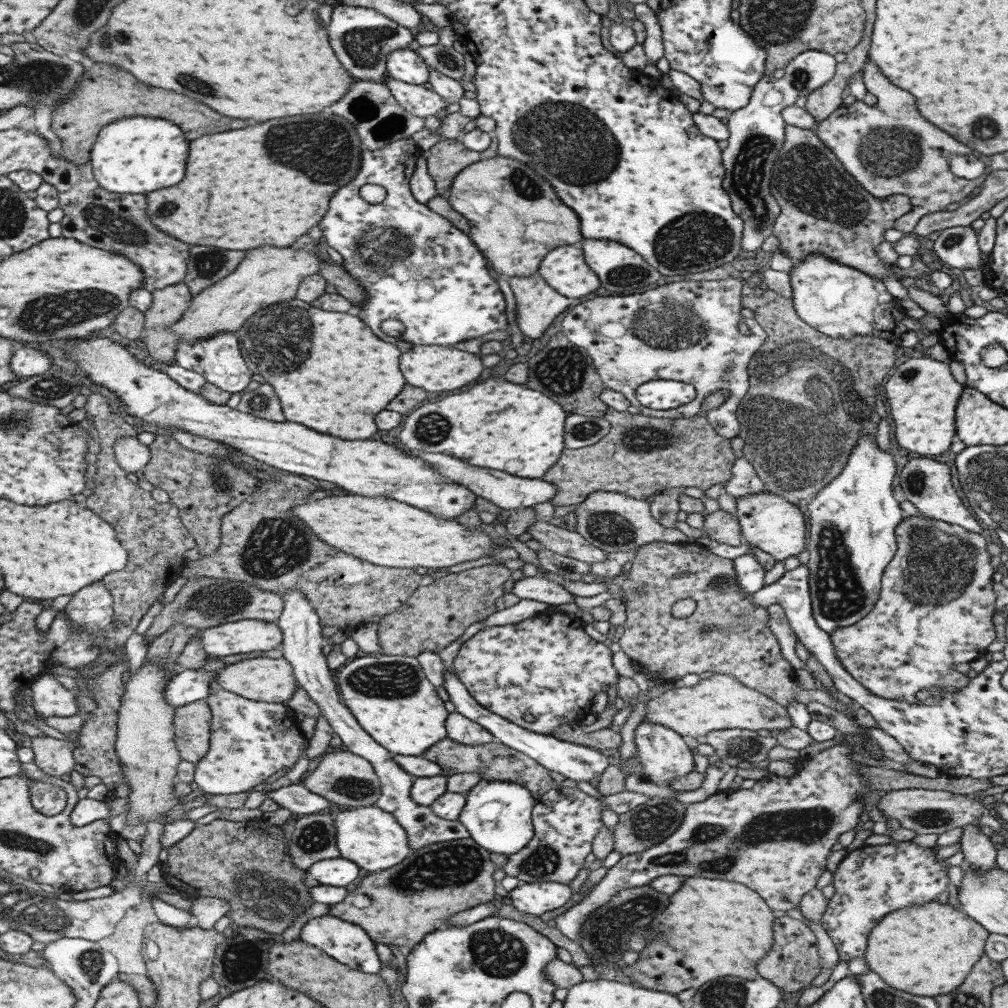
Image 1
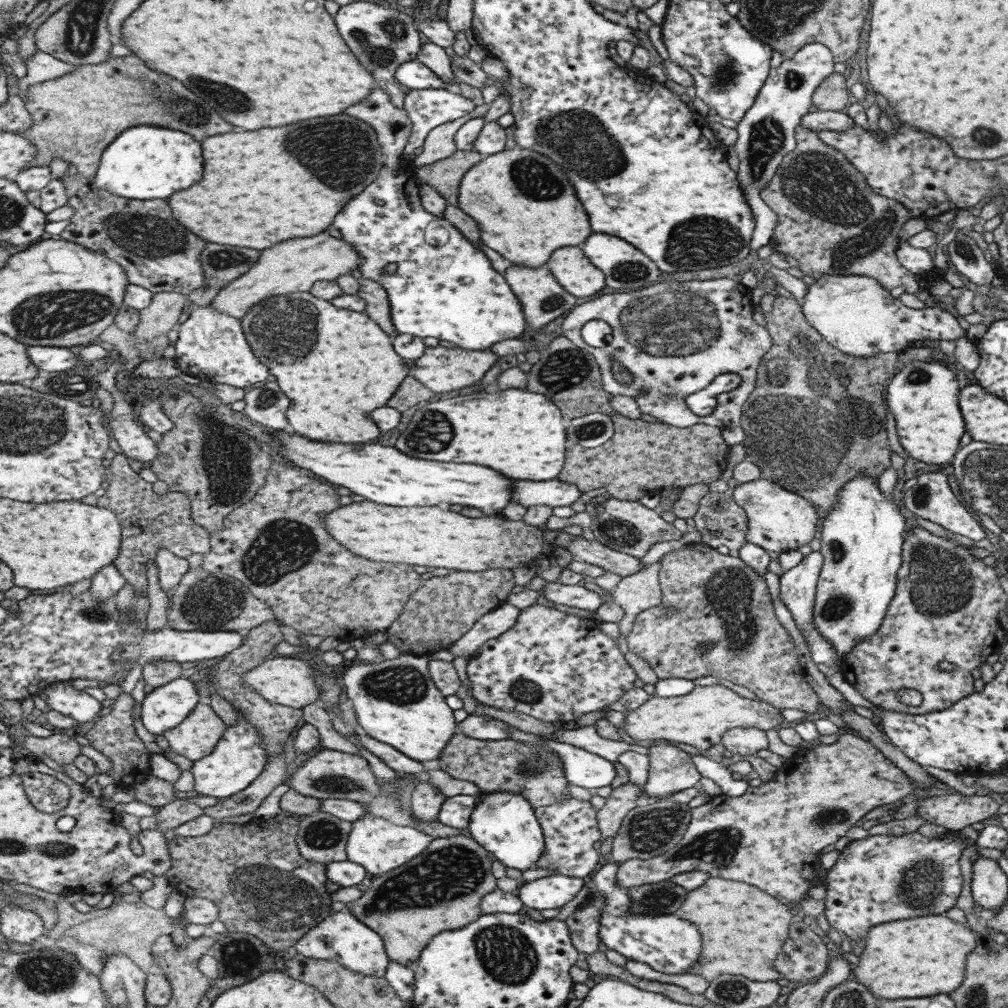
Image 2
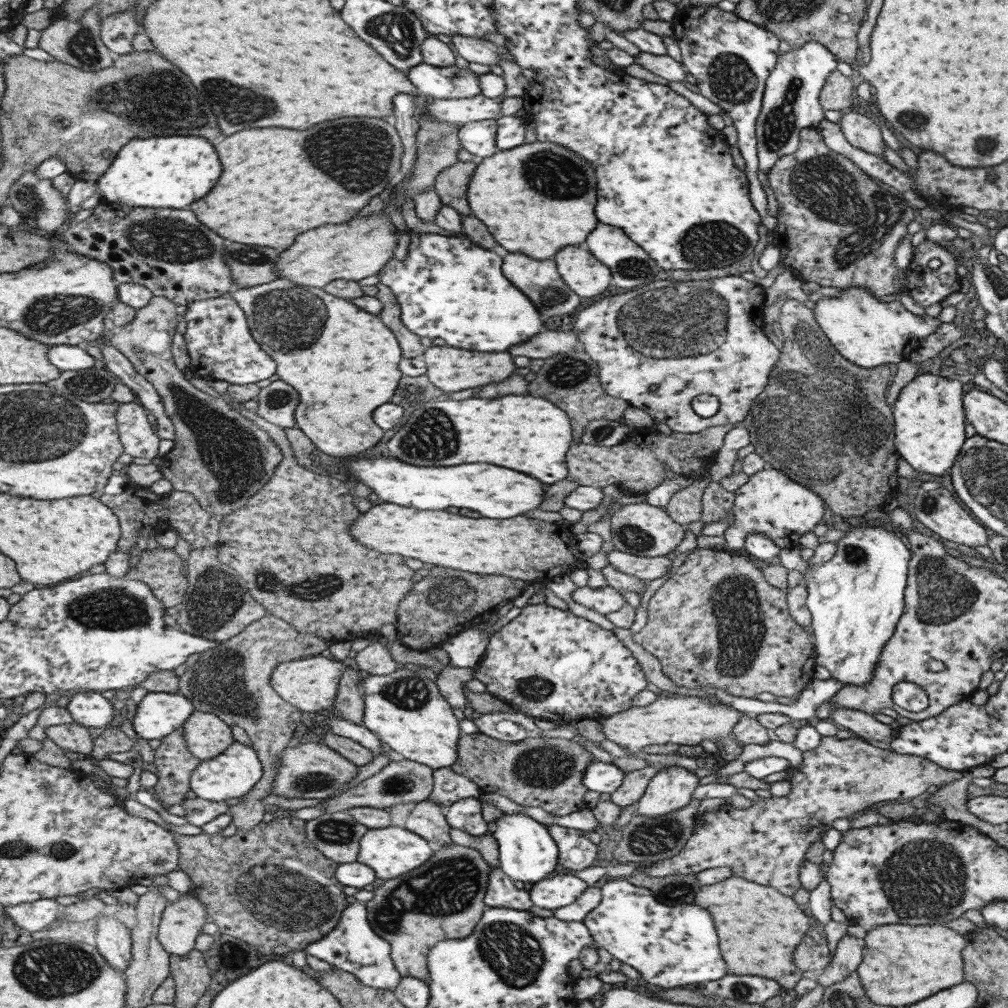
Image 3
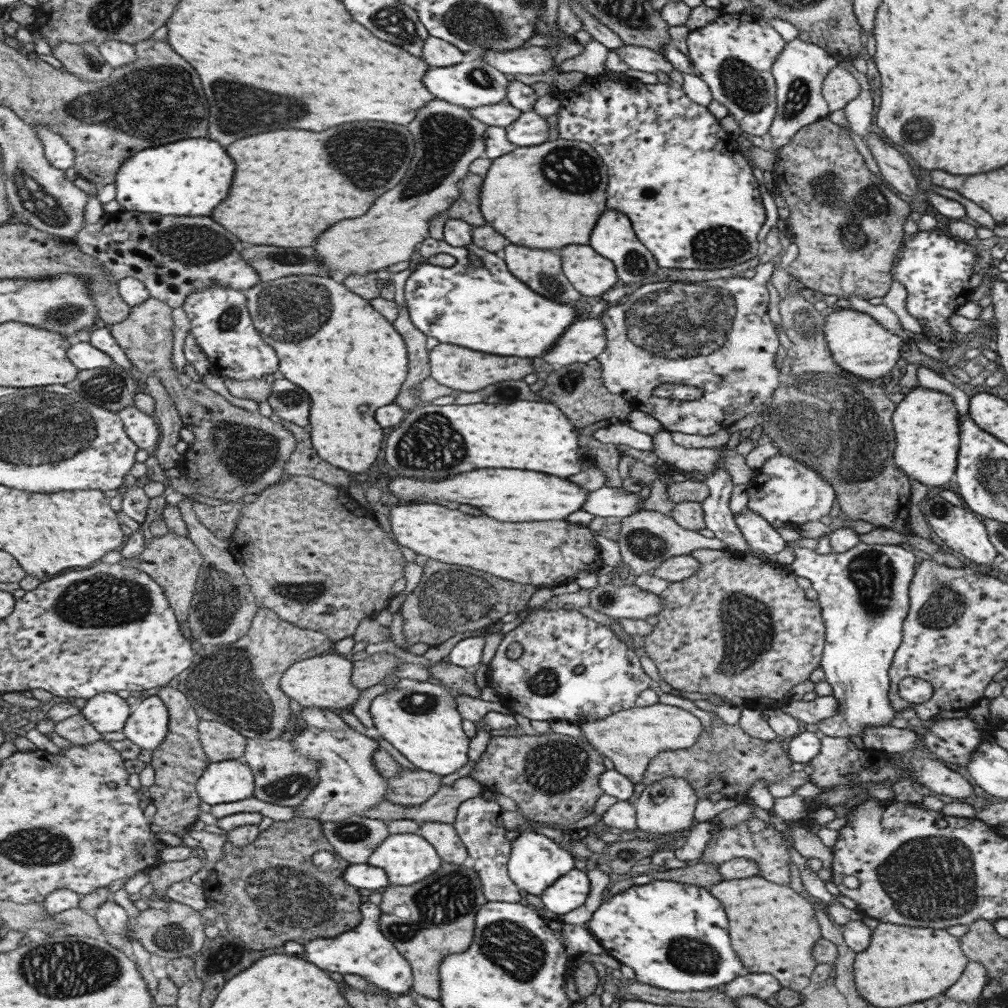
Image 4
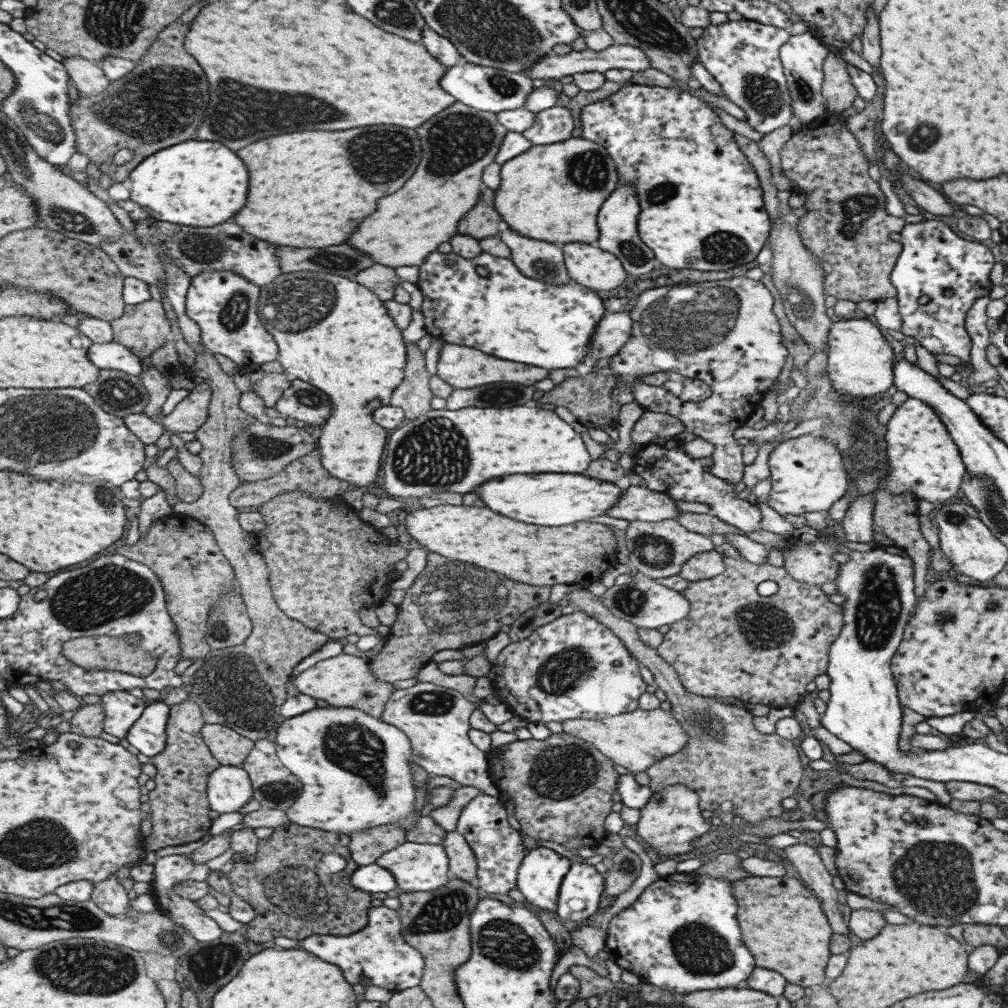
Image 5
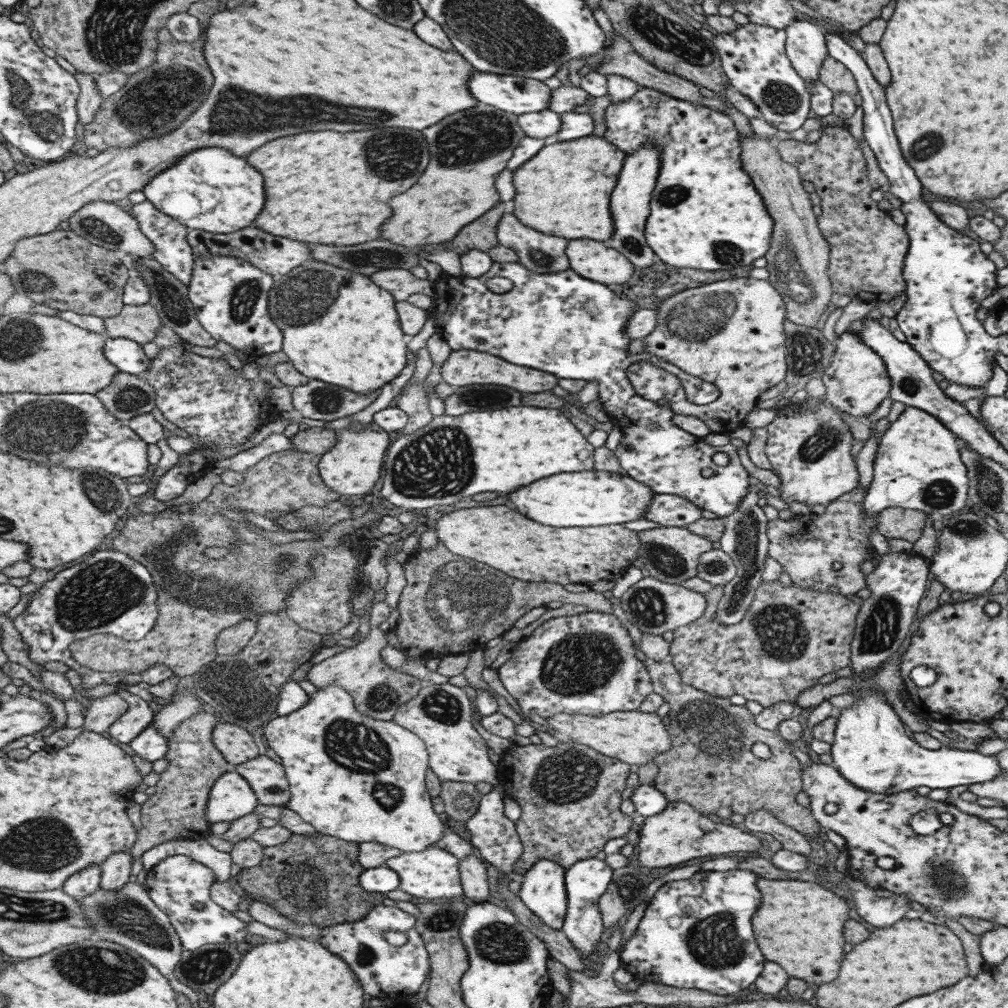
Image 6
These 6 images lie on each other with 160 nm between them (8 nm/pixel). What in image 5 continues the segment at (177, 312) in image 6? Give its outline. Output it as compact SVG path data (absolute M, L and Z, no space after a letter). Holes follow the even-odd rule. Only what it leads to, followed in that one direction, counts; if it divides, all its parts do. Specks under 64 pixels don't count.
M202 347L205 351L196 355L191 367L191 373L200 376L211 388L206 419L194 432L195 440L200 444L197 455L202 467L197 478L201 494L192 503L174 503L171 512L189 515L209 527L219 550L233 569L252 629L241 644L225 650L210 649L205 656L189 665L180 679L187 690L187 698L201 710L204 723L221 724L253 743L257 740L274 742L277 727L286 719L279 714L279 709L287 697L285 682L291 677L291 670L329 638L279 610L270 593L264 559L252 548L251 533L239 527L237 513L240 510L229 502L232 490L240 484L230 467L232 436L255 418L237 407L241 394L233 384L232 374L221 371L213 354Z

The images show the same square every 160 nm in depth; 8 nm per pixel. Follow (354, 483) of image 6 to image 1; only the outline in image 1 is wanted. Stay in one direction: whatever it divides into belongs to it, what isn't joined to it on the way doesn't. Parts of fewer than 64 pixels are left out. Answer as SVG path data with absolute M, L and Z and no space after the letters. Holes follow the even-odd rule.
M295 298L285 302L276 302L261 308L255 312L242 326L236 331L238 347L241 353L241 358L244 358L244 363L248 366L251 374L257 374L263 378L265 384L273 388L274 394L279 398L281 410L285 421L297 422L303 424L307 428L315 428L321 434L329 434L329 436L337 436L337 438L345 438L345 440L353 440L353 438L369 438L375 430L373 418L377 412L381 412L387 402L397 396L397 392L403 388L403 376L397 368L397 360L399 360L399 350L393 344L383 344L379 338L375 338L371 334L371 330L367 326L363 326L363 321L359 319L353 312L343 313L334 311L323 311L320 308L311 306L309 302L299 301Z

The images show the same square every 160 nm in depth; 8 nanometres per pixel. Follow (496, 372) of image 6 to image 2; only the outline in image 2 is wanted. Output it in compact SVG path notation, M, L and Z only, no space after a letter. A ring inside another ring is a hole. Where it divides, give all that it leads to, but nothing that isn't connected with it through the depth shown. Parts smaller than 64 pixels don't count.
M427 347L427 350L411 364L409 368L409 376L413 376L415 380L419 380L425 389L431 392L451 392L451 390L459 390L459 388L467 388L473 382L477 382L491 364L497 362L497 356L489 354L489 352L471 352L471 350L461 350L461 348Z

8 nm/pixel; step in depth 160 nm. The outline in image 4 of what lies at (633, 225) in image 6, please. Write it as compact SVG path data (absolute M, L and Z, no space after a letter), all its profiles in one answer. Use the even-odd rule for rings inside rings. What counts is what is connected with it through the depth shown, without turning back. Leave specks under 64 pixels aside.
M611 210L611 212L603 212L595 224L595 228L591 230L589 234L588 245L593 249L593 251L609 260L613 263L615 267L615 274L617 274L617 279L619 281L618 286L629 285L633 282L641 282L647 276L655 274L657 270L657 264L653 260L653 256L641 246L641 242L637 242L637 238L633 236L633 230L631 230L631 224L629 220L619 214L616 210Z

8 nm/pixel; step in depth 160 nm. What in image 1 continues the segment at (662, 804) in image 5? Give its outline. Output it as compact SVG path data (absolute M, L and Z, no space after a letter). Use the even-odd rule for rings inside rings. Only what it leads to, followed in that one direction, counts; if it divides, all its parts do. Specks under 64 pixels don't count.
M640 721L635 726L633 743L635 744L636 758L641 764L641 774L651 783L667 787L675 778L683 778L694 771L692 750L690 750L688 741L666 726Z

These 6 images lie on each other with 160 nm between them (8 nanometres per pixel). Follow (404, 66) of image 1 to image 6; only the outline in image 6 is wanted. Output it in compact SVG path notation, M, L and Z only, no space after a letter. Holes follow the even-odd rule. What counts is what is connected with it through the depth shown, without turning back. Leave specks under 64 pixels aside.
M473 71L466 82L469 94L479 103L496 108L503 112L520 115L528 112L545 110L550 97L550 90L540 80L510 74L491 74Z

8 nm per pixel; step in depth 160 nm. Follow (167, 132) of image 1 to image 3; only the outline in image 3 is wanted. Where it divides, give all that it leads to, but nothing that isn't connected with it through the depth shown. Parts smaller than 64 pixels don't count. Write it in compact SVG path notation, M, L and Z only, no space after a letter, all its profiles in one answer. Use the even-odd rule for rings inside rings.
M152 136L132 138L112 156L112 161L97 180L96 188L114 207L183 209L193 198L205 196L221 174L215 150L205 138L193 136Z

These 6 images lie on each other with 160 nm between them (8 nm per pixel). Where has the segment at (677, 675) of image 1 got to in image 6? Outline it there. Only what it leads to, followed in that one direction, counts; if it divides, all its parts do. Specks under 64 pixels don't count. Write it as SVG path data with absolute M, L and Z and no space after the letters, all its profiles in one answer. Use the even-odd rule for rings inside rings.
M761 580L743 618L735 624L724 625L714 619L723 587L714 585L709 592L704 592L704 613L693 622L672 631L668 660L676 668L682 683L723 698L739 694L745 700L753 700L767 707L776 702L794 702L797 695L815 685L818 678L848 665L858 604L845 595L834 591L802 589L793 583L783 586L779 581Z

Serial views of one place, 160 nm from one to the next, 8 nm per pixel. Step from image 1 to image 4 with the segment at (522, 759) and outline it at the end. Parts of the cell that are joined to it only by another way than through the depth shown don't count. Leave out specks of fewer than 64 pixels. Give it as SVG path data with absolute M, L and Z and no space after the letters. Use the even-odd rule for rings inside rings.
M561 734L494 736L489 738L481 757L468 774L483 790L504 795L517 806L517 813L528 820L555 824L566 832L573 831L573 823L594 811L595 802L603 794L597 780L605 772L602 756L583 738Z

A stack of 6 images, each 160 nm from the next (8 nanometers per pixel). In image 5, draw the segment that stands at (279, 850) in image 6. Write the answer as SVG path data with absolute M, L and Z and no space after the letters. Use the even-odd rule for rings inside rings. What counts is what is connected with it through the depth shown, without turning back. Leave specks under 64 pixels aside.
M293 823L272 828L269 837L258 839L256 851L250 856L233 855L233 864L229 862L230 889L241 900L254 910L253 930L243 932L243 937L251 942L273 941L275 936L285 936L295 940L302 940L314 934L349 935L361 930L367 924L367 911L370 907L371 893L357 890L350 883L351 874L358 868L350 857L348 848L349 837L339 833L299 826ZM323 854L339 854L345 860L345 866L337 874L323 874L315 868L317 861Z

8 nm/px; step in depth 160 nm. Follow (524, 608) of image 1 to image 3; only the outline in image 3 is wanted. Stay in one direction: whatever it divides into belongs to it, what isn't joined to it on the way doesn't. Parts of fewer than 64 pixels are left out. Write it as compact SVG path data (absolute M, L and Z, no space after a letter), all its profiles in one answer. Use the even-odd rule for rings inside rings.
M483 623L472 625L445 640L439 653L447 654L448 663L457 668L472 668L479 662L488 643L488 632L484 631Z

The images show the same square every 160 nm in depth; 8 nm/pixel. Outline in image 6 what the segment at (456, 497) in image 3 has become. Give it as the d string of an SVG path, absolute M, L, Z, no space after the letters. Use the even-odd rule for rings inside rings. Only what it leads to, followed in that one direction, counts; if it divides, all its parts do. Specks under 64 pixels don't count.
M587 470L587 472L571 472L571 474L553 474L549 478L541 478L507 494L509 504L523 516L533 522L545 526L611 526L629 520L644 518L644 512L652 497L651 489L636 479L619 473L603 470Z

